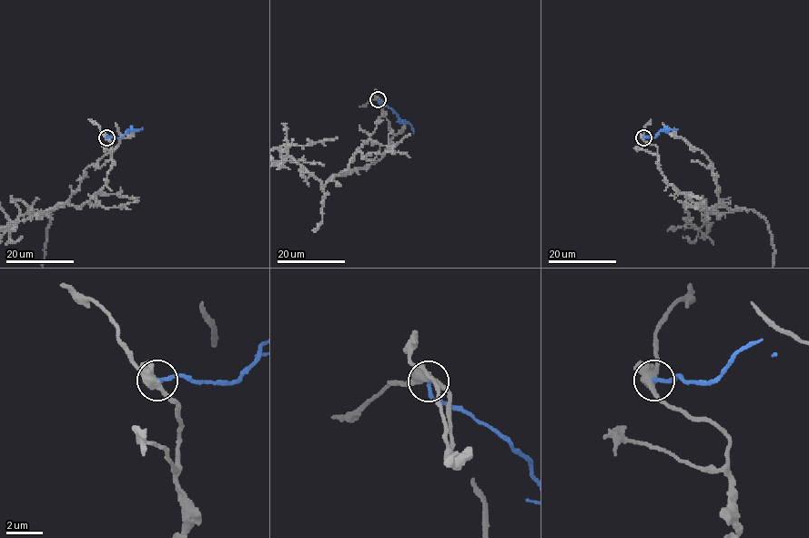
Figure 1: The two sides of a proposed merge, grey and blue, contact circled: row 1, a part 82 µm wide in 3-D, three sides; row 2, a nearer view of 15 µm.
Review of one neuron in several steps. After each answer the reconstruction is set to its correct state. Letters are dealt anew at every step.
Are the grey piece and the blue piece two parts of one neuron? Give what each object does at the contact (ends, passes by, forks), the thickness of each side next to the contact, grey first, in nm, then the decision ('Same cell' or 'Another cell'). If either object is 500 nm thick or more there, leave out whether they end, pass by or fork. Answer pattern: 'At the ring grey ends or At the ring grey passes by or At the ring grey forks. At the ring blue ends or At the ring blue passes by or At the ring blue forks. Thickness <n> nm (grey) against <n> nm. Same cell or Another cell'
At the ring grey forks. At the ring blue ends. Thickness 400 nm (grey) against 240 nm. Another cell

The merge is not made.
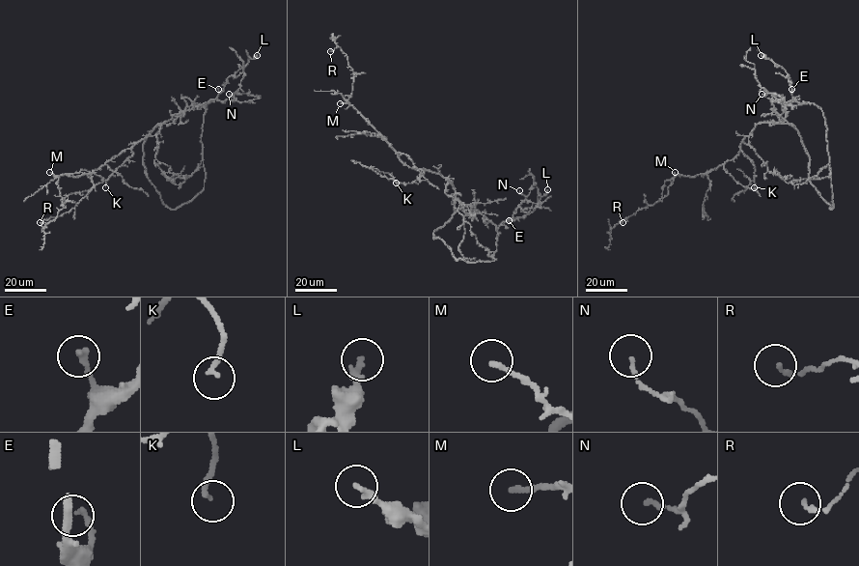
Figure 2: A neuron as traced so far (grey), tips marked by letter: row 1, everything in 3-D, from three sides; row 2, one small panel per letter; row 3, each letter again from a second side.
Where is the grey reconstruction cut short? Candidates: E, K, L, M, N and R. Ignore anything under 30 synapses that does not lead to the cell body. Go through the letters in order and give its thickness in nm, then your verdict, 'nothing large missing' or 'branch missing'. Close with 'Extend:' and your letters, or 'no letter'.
E: 200 nm | nothing large missing
K: 180 nm | nothing large missing
L: 240 nm | nothing large missing
M: 190 nm | branch missing
N: 140 nm | nothing large missing
R: 130 nm | nothing large missing
Extend: M

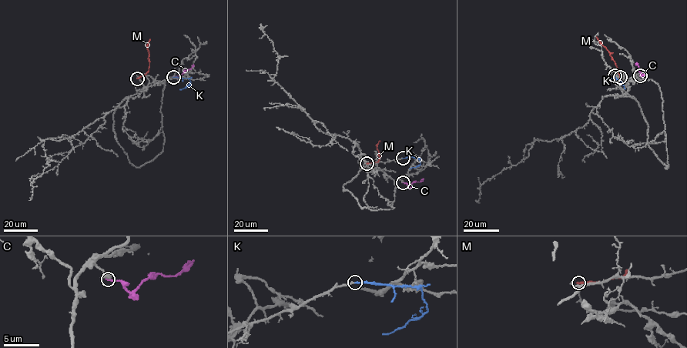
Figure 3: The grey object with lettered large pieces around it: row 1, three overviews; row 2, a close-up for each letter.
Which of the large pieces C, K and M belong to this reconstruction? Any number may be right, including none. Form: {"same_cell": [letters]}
{"same_cell": ["K"]}

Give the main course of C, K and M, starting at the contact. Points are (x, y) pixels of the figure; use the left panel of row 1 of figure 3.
C: (173, 77), (180, 75), (194, 65)
K: (173, 76), (189, 79), (191, 83), (179, 89)
M: (137, 78), (147, 71), (149, 66), (147, 44), (150, 39)

